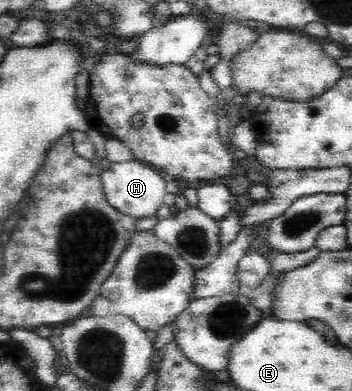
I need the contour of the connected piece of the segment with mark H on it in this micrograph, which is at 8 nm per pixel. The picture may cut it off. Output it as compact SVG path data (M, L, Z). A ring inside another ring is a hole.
M137 159L133 161L110 162L109 166L101 173L101 184L105 191L107 202L121 212L139 219L141 217L153 217L159 211L167 195L165 183L167 177L159 170Z

